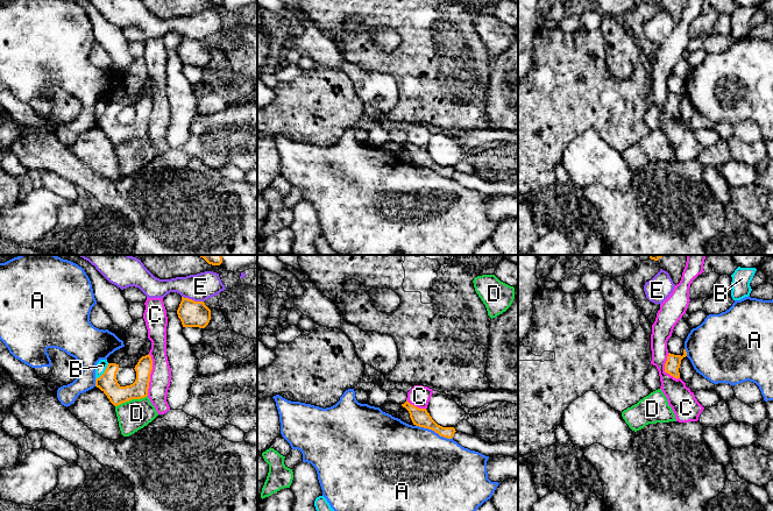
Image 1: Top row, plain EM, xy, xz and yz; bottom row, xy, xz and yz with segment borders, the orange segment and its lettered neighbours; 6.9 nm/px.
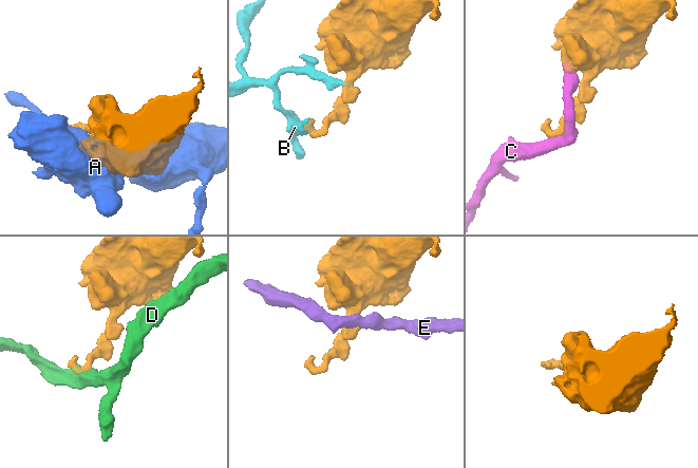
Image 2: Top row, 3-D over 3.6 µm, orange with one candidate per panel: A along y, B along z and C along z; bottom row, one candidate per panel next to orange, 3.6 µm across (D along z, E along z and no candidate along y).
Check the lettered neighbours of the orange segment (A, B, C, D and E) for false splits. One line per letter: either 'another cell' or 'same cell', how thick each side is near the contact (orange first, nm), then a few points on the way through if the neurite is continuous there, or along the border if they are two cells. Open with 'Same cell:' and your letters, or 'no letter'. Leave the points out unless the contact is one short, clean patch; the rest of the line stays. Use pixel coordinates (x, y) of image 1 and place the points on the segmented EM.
Same cell: no letter
A: another cell | 120/480 nm
B: another cell | 140/70 nm | along xy (108, 363), (106, 369), (96, 380)
C: another cell | 120/140 nm | along xy (149, 354), (151, 371), (147, 395)
D: another cell | 140/200 nm | along xy (147, 395), (140, 398), (132, 398), (115, 406)
E: another cell | 180/190 nm | along xy (182, 296), (203, 302)

